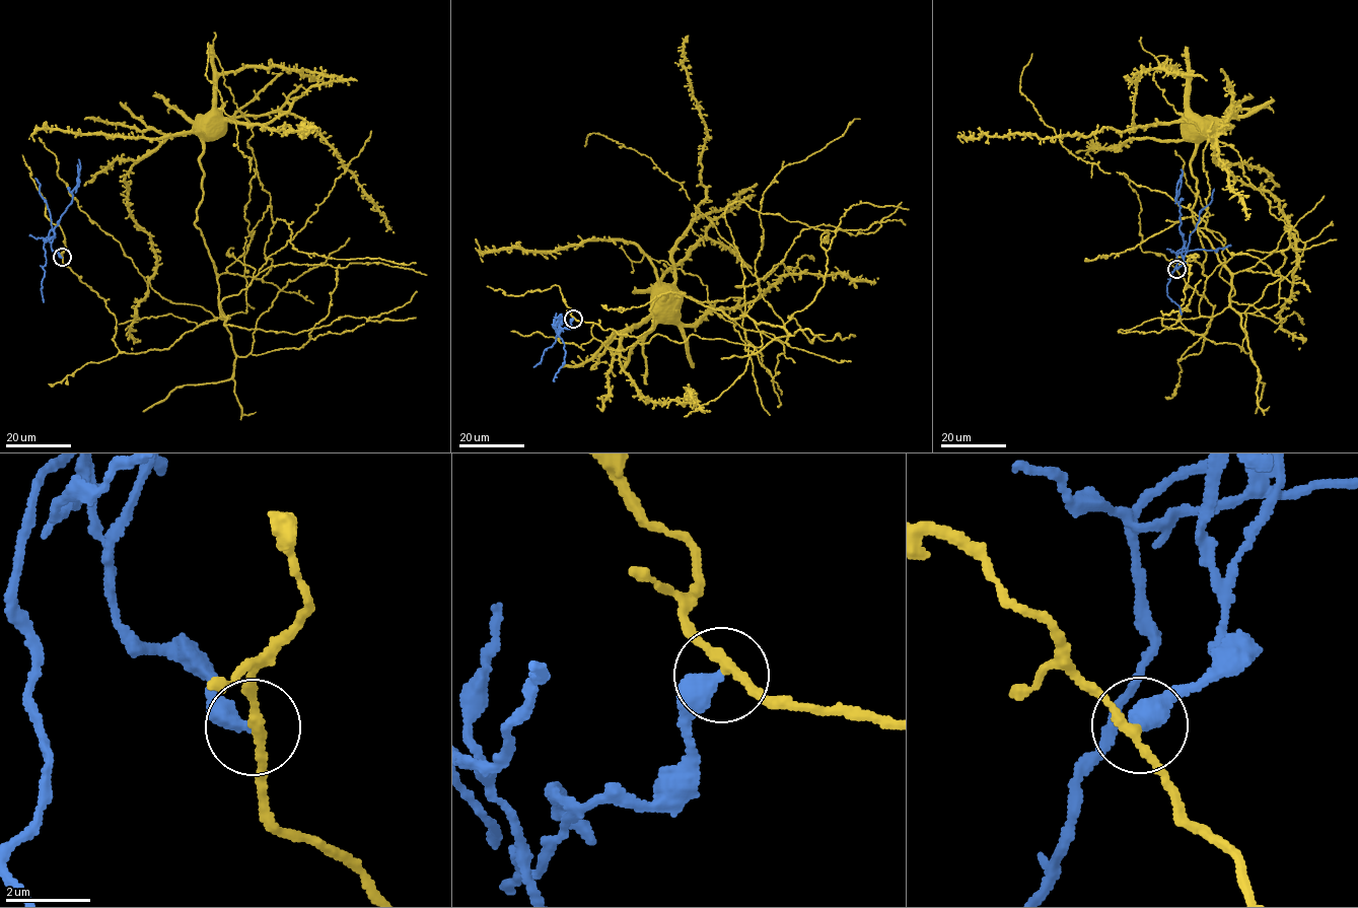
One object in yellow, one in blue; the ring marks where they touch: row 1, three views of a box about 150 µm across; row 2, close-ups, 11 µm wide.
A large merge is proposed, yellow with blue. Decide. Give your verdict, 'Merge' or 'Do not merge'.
Do not merge

